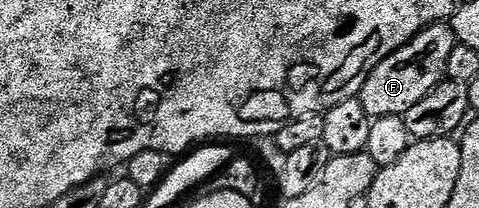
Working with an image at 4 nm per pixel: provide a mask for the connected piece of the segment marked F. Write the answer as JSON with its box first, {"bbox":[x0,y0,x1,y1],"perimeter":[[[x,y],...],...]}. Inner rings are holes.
{"bbox":[360,23,455,119],"perimeter":[[[439,23],[421,29],[404,47],[387,55],[383,61],[368,75],[362,88],[360,99],[364,103],[364,111],[373,119],[405,115],[408,107],[416,107],[432,87],[436,87],[445,77],[448,58],[452,56],[455,44],[454,32],[449,24]]]}

